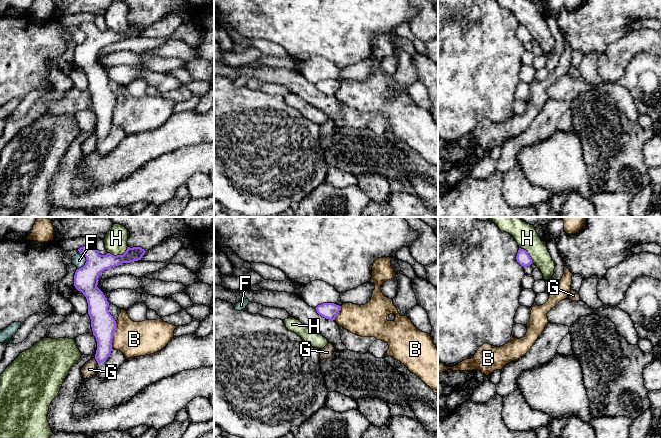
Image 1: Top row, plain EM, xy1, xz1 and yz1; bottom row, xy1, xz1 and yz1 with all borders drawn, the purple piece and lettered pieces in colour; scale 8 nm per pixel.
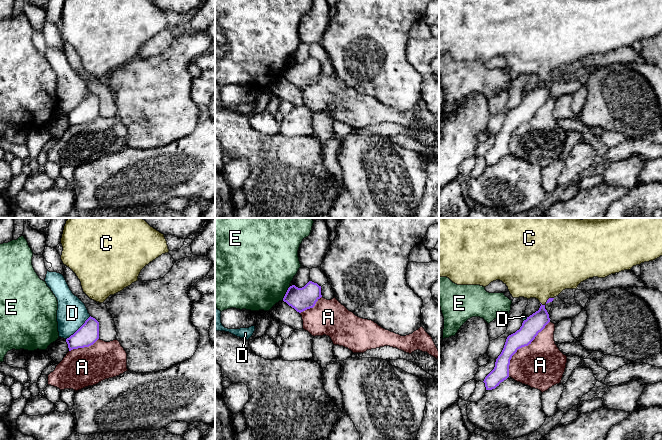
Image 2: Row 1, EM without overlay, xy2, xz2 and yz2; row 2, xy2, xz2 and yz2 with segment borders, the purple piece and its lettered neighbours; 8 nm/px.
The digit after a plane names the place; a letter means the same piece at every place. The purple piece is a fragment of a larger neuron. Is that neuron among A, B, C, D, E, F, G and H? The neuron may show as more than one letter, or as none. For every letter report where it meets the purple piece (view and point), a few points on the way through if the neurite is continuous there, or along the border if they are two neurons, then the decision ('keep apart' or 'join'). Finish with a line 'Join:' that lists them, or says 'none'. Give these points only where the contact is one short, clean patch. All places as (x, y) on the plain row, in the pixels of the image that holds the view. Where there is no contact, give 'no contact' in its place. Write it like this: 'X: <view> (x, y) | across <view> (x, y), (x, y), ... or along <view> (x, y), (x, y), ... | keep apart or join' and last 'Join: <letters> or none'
A: yz2 (521, 123) | keep apart
B: xy1 (113, 110) | along xy1 (116, 97), (116, 106), (111, 123) | keep apart
C: yz2 (547, 77) | across yz2 (550, 75), (547, 77), (542, 47) | join
D: xy2 (79, 104) | along xy2 (90, 92), (66, 115) | keep apart
E: xz2 (286, 69) | along xz2 (290, 62), (282, 75) | keep apart
F: xy1 (86, 37) | along xy1 (79, 28), (85, 33), (86, 38), (77, 45) | keep apart
G: xy1 (96, 136) | along xy1 (94, 134), (98, 139) | keep apart
H: xy1 (118, 31) | keep apart
Join: C

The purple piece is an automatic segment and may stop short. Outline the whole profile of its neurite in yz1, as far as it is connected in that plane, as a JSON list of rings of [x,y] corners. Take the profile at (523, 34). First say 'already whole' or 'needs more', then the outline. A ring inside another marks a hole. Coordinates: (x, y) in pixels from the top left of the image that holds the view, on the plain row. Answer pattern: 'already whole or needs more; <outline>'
already whole; [[[521,24],[518,26],[516,36],[523,43],[530,42],[533,39],[528,28]]]

